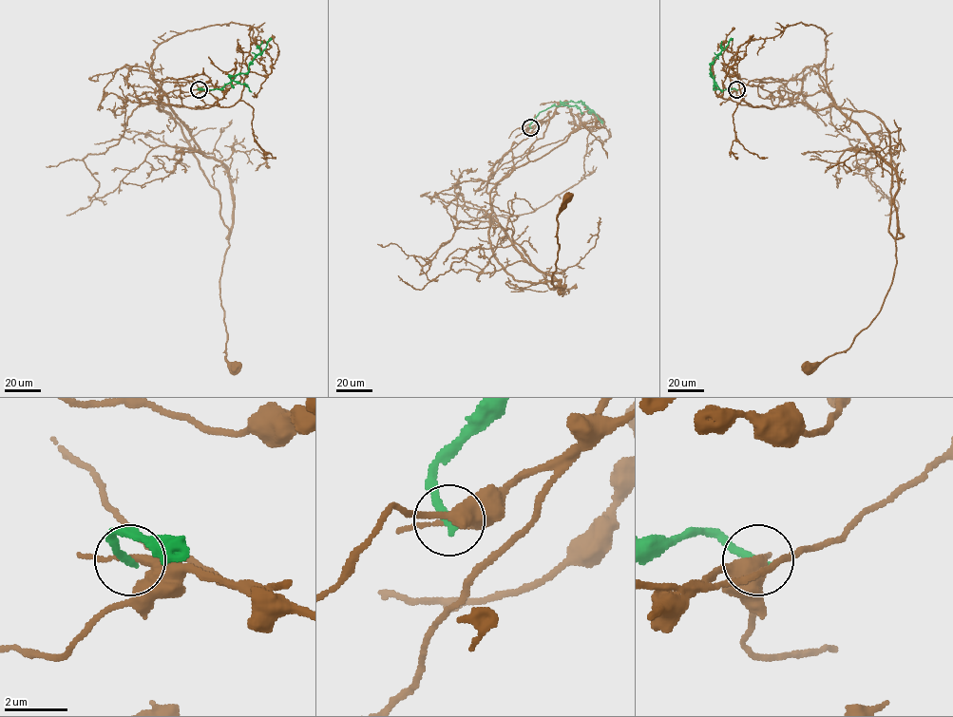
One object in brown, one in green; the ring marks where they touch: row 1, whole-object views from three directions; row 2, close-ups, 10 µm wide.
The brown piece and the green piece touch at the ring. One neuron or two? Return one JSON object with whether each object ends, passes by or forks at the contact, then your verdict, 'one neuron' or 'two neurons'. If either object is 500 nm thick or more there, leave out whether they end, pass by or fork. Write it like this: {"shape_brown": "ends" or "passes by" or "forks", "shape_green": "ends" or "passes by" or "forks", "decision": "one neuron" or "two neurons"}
{"shape_brown": "passes by", "shape_green": "ends", "decision": "two neurons"}

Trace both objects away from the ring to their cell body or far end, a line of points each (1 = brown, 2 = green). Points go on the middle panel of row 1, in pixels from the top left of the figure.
1: (530, 127), (486, 191), (521, 254), (562, 289), (551, 276), (569, 198)
2: (530, 127), (541, 111), (570, 102), (580, 101), (602, 123)

